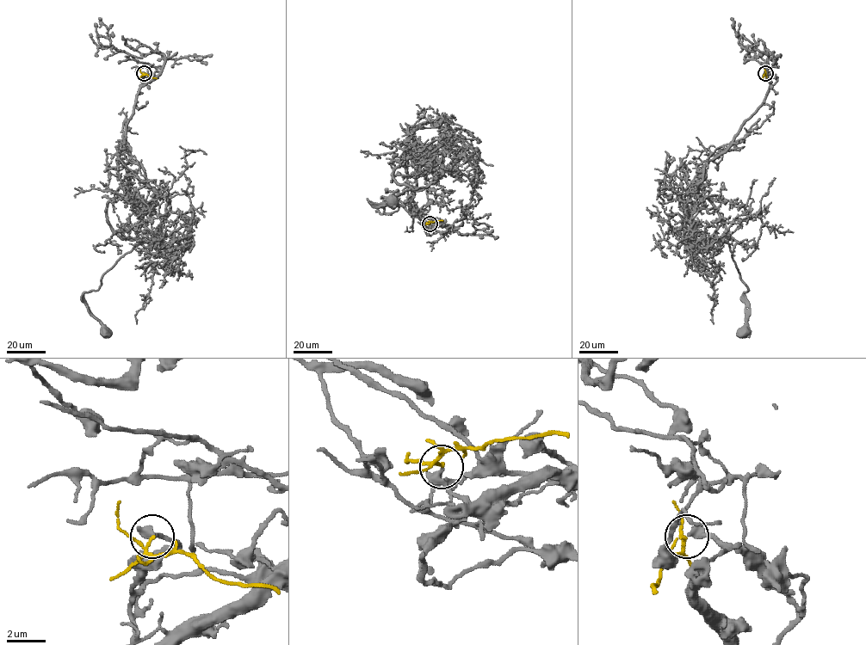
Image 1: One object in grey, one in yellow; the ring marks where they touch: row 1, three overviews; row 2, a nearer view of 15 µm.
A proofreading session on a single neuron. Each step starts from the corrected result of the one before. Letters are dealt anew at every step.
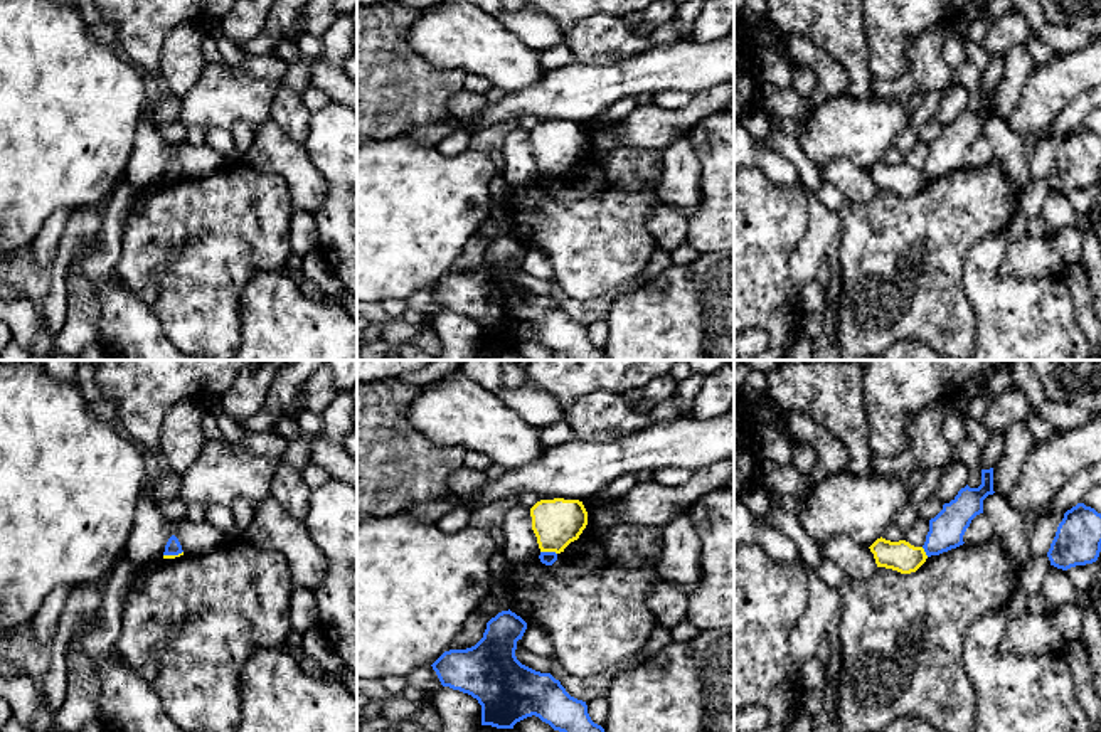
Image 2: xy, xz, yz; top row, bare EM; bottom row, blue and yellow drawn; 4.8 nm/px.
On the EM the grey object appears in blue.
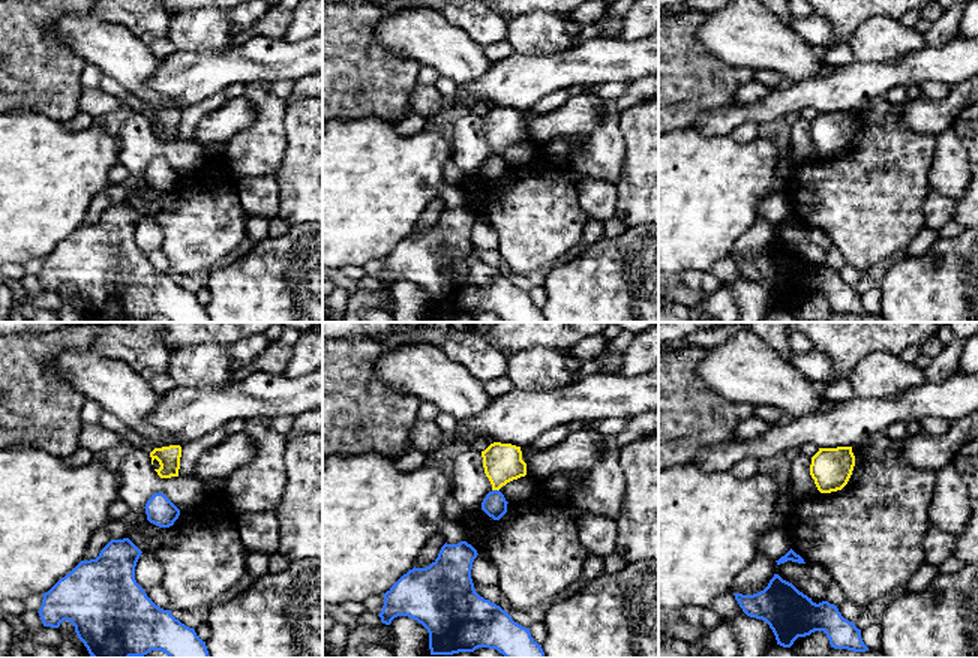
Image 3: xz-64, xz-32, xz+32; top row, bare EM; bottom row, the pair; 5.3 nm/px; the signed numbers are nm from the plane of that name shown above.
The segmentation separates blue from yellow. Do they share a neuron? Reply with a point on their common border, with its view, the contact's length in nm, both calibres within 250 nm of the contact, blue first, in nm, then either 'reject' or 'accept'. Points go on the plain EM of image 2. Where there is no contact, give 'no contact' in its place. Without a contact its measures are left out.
xz (549, 175) | 80 nm | 60/220 nm | reject

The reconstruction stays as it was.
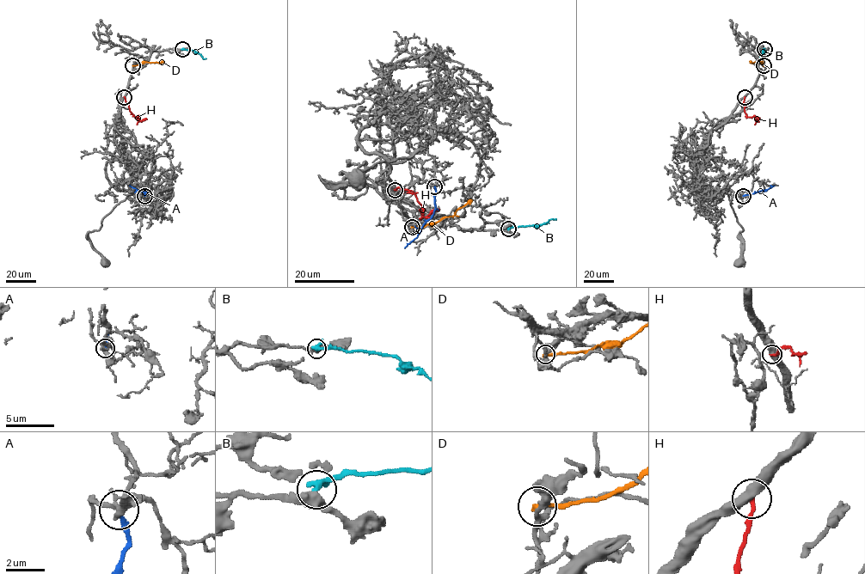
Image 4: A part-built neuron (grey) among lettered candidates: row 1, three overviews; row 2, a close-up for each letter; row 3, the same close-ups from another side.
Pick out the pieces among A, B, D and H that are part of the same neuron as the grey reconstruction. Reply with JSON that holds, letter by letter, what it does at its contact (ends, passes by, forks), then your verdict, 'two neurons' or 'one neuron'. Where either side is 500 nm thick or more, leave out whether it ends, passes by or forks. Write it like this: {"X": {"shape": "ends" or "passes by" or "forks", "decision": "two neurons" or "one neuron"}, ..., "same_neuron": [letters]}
{"A": {"shape": "ends", "decision": "two neurons"}, "B": {"shape": "ends", "decision": "two neurons"}, "D": {"shape": "ends", "decision": "two neurons"}, "H": {"decision": "two neurons"}, "same_neuron": []}

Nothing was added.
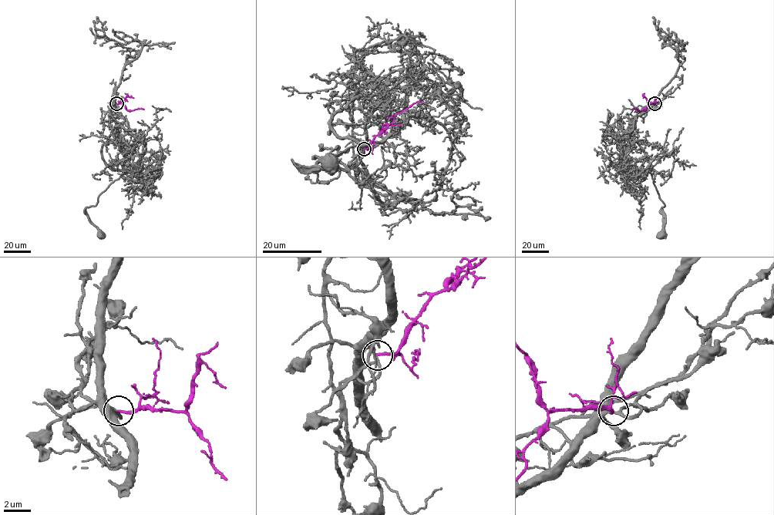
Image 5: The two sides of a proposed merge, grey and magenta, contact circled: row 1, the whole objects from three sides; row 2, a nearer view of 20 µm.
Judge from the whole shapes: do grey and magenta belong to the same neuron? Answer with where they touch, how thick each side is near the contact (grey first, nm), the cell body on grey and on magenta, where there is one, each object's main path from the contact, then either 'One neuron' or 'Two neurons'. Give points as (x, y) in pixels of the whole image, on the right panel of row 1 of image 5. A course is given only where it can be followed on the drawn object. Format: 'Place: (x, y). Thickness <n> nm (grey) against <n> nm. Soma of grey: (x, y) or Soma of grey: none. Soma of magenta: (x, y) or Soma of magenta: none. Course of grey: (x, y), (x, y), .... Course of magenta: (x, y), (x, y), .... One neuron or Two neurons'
Place: (654, 103). Thickness 200 nm (grey) against 190 nm. Soma of grey: (661, 234). Soma of magenta: none. Course of grey: (654, 103), (635, 119), (630, 137), (653, 170), (650, 173), (653, 183), (664, 205), (661, 233). Course of magenta: (654, 103), (648, 103), (644, 110), (633, 109). Two neurons

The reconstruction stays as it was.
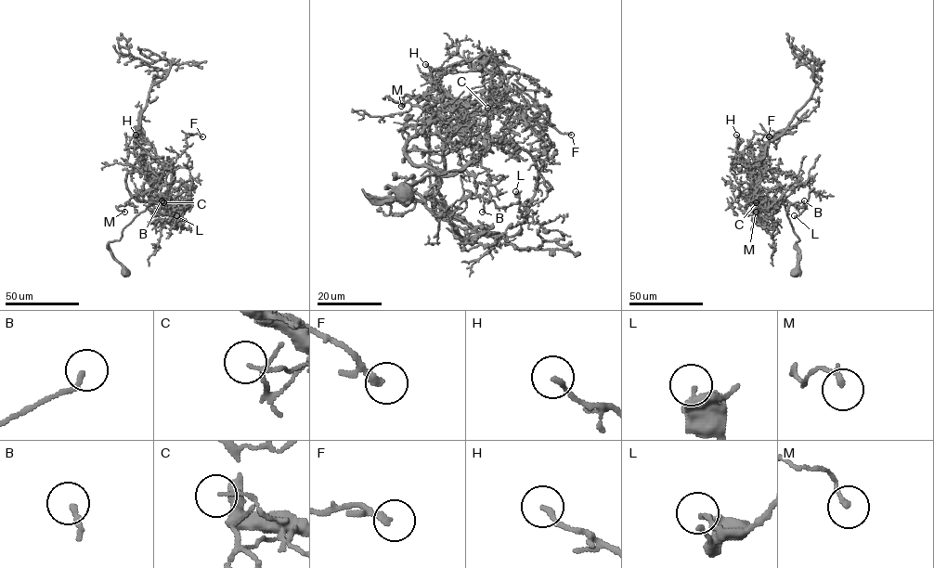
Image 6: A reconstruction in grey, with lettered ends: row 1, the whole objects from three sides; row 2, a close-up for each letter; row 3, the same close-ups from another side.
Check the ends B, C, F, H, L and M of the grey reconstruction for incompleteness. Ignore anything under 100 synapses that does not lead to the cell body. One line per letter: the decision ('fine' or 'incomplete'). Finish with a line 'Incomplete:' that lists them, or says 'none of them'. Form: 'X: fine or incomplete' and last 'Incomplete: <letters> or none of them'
B: fine
C: fine
F: fine
H: fine
L: fine
M: fine
Incomplete: none of them

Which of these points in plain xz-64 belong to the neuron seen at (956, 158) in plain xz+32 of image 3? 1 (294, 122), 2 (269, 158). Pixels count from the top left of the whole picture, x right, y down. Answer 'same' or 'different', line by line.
1: different
2: same

